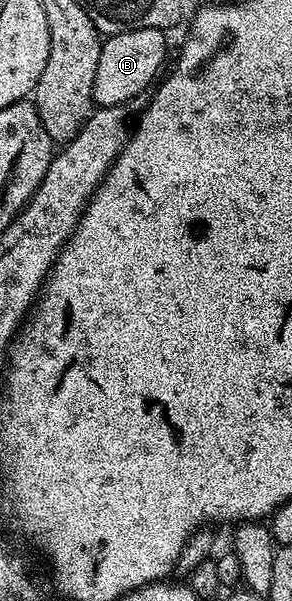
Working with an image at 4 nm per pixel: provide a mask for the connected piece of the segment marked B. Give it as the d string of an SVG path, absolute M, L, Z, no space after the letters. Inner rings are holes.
M133 29L106 36L97 61L97 77L93 77L94 106L121 107L130 104L130 99L137 98L151 82L154 84L160 78L164 70L163 62L167 59L165 36L163 31L157 29Z

